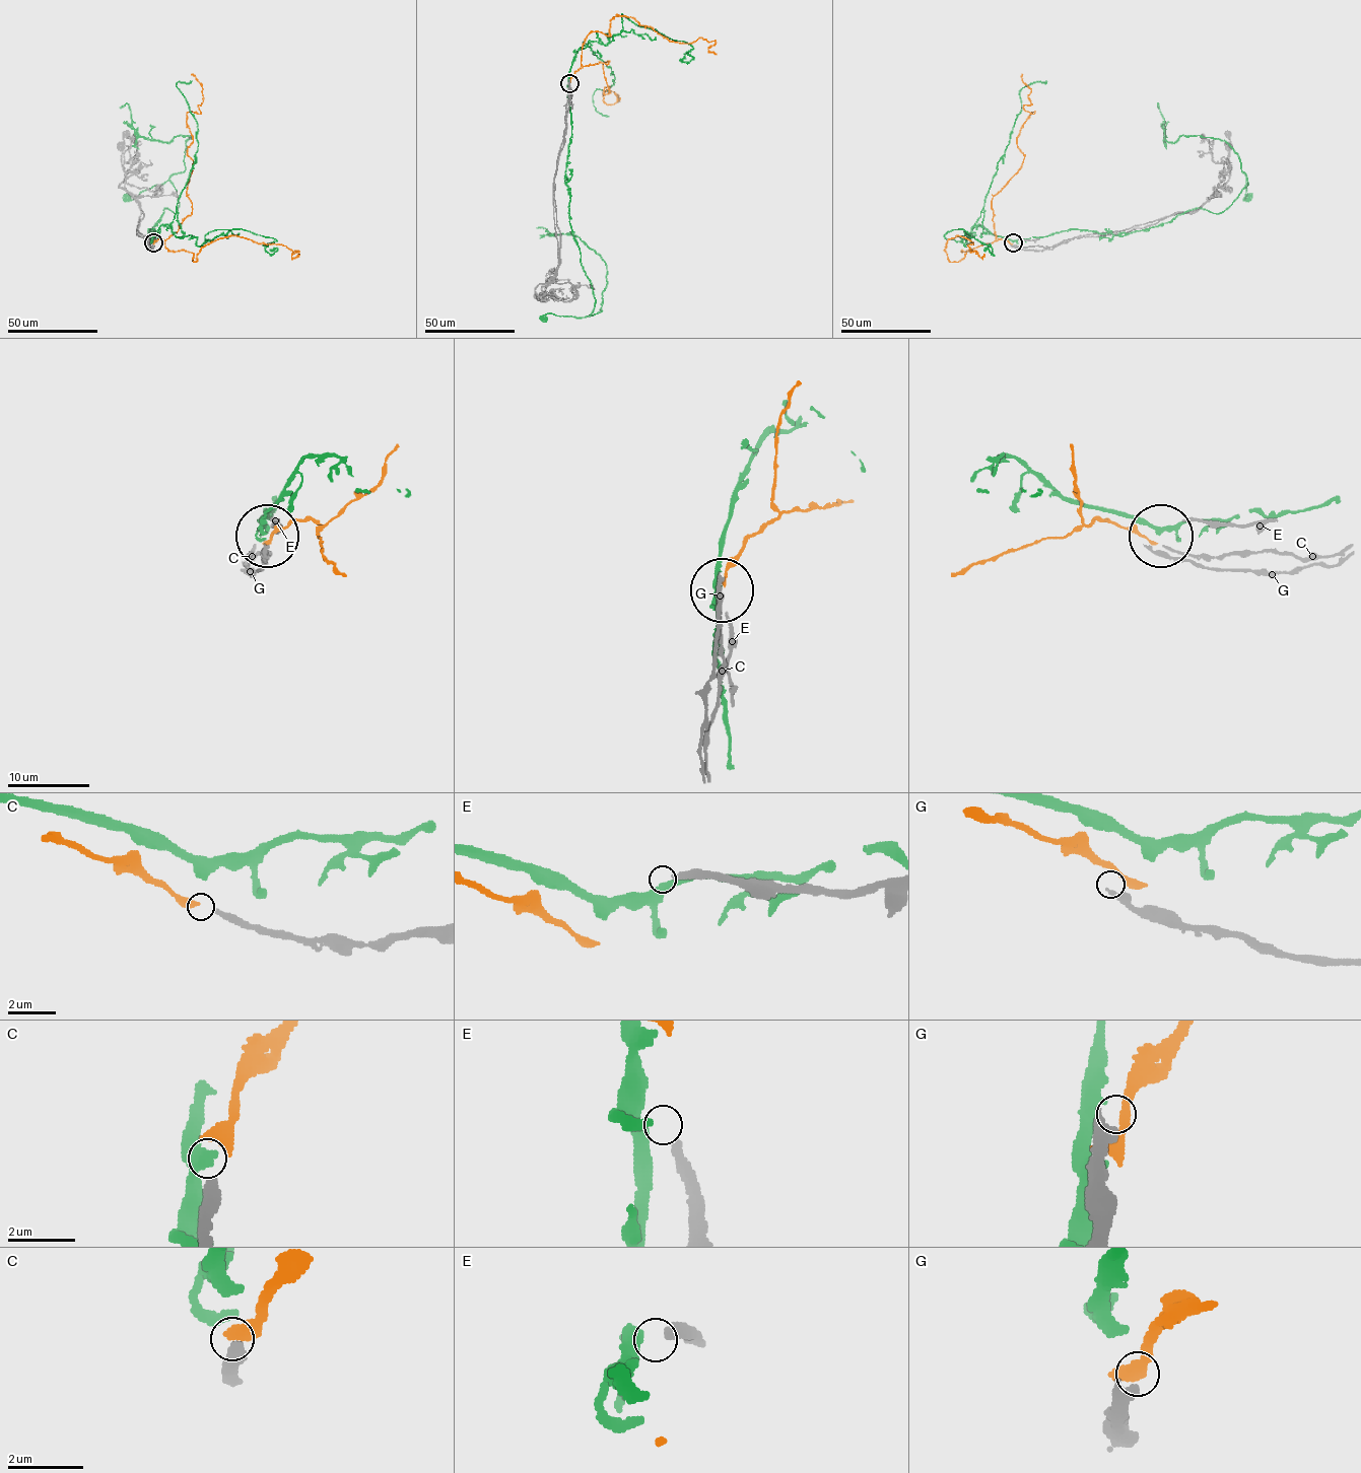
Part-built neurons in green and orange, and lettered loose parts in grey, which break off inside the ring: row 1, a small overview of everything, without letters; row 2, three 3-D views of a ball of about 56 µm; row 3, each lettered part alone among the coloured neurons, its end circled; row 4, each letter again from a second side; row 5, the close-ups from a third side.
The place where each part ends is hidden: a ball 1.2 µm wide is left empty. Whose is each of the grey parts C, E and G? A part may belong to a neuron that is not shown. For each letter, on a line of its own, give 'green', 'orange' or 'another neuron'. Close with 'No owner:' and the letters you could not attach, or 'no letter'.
C: orange
E: another neuron
G: another neuron
No owner: E, G

